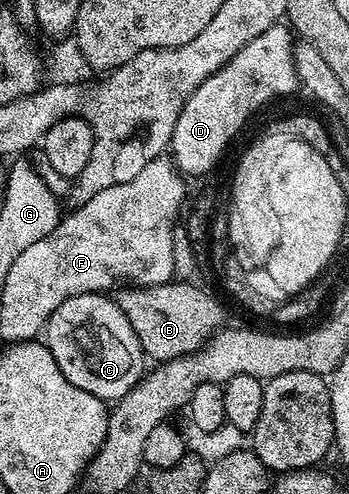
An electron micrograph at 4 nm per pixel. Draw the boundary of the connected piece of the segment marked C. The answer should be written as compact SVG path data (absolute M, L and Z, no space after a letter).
M107 293L79 294L62 304L50 316L46 327L46 344L58 360L58 368L62 368L62 376L70 380L82 392L90 392L105 400L118 400L126 396L140 383L146 373L146 355L142 344L138 344L138 336L134 336L134 328L130 328L130 320L118 308L118 304Z

